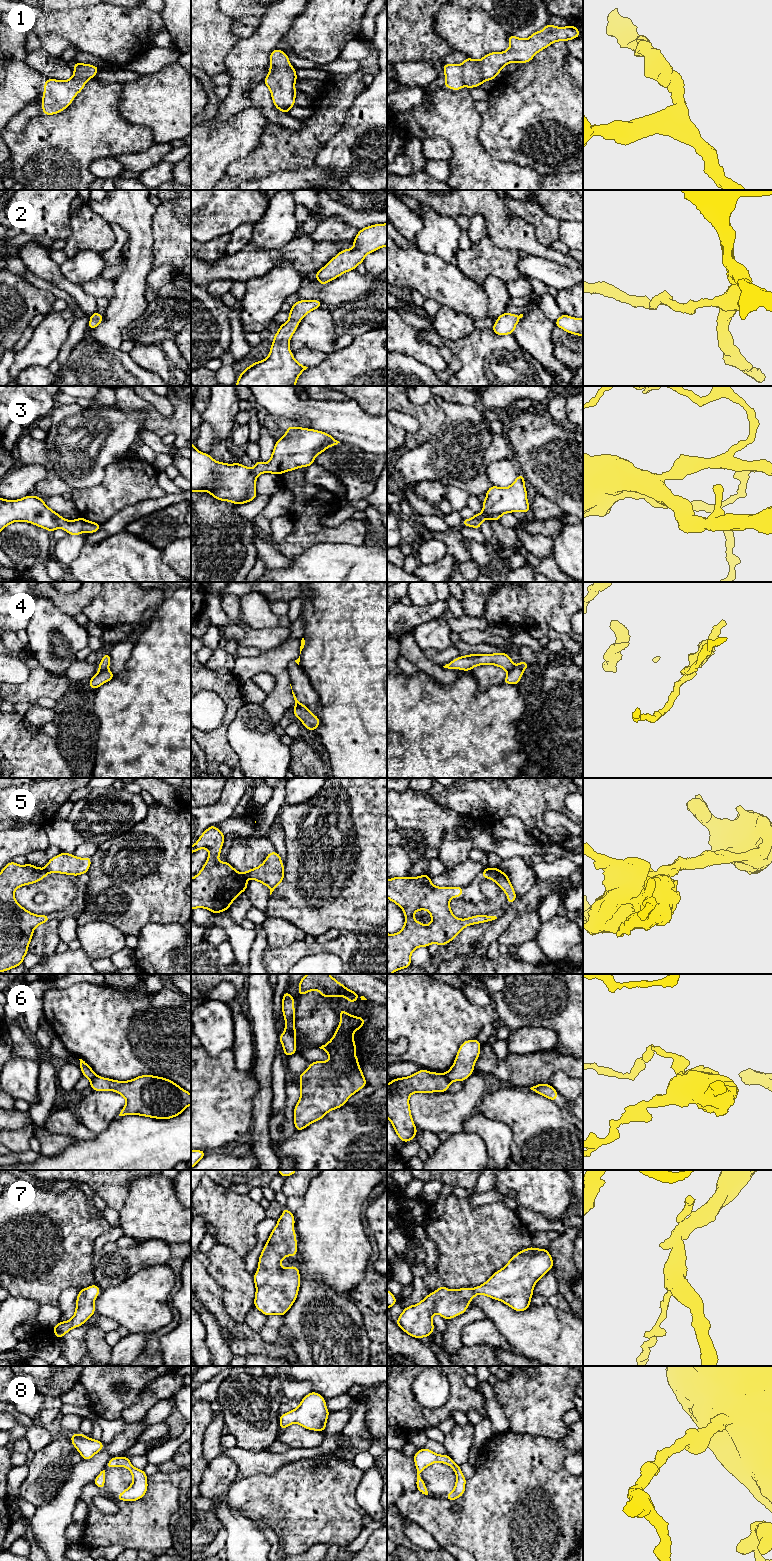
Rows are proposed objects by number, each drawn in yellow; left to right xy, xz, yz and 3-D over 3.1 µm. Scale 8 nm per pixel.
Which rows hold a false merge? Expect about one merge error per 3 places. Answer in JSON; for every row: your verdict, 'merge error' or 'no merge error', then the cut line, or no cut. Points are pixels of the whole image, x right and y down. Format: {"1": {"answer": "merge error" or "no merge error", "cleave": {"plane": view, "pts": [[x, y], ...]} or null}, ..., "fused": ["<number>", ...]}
{"1": {"answer": "no merge error", "cleave": null}, "2": {"answer": "no merge error", "cleave": null}, "3": {"answer": "no merge error", "cleave": null}, "4": {"answer": "merge error", "cleave": {"plane": "xy", "pts": [[107, 668], [99, 670]]}}, "5": {"answer": "merge error", "cleave": {"plane": "xz", "pts": [[240, 874], [245, 878]]}}, "6": {"answer": "merge error", "cleave": {"plane": "xz", "pts": [[285, 1030], [294, 1037]]}}, "7": {"answer": "no merge error", "cleave": null}, "8": {"answer": "no merge error", "cleave": null}, "fused": ["4", "5", "6"]}

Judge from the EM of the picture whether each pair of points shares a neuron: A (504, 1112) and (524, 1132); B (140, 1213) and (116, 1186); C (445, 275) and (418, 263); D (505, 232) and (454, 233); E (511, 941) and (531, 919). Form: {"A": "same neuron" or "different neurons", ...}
{"A": "same neuron", "B": "different neurons", "C": "same neuron", "D": "different neurons", "E": "same neuron"}

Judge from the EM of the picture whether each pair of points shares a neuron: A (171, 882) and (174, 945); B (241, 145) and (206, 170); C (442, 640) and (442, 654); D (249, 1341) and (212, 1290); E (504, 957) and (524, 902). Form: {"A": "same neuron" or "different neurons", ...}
{"A": "different neurons", "B": "same neuron", "C": "different neurons", "D": "same neuron", "E": "different neurons"}

